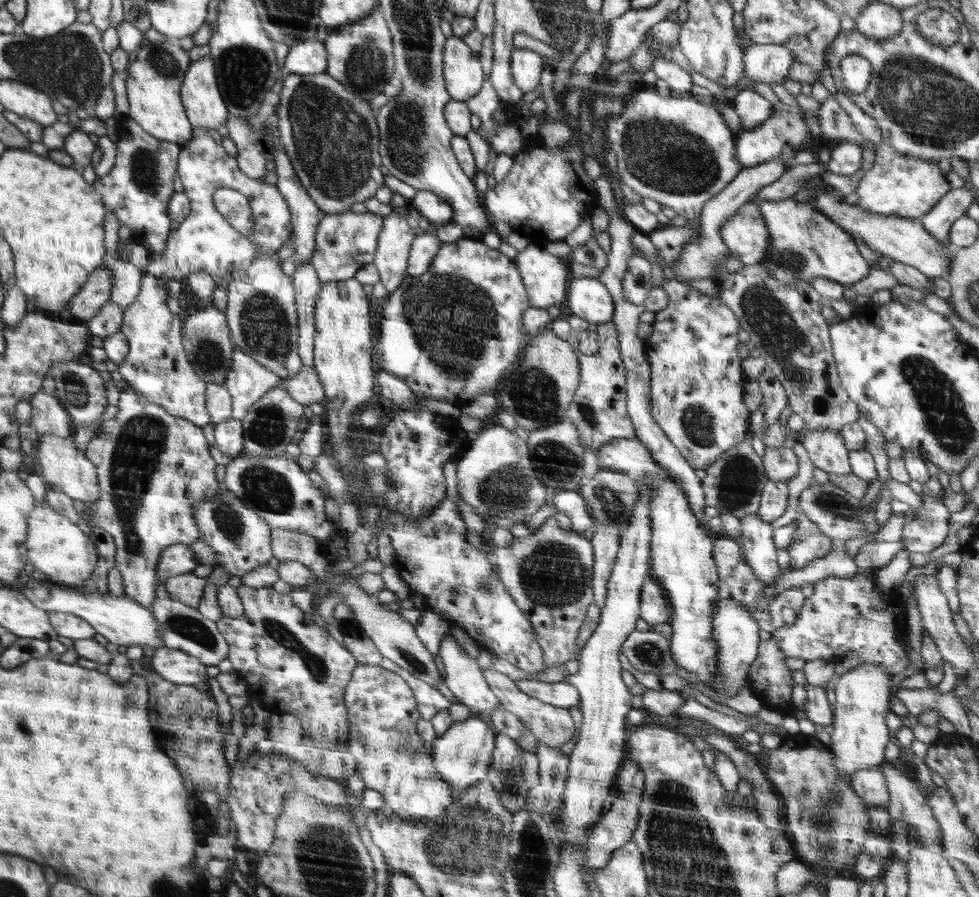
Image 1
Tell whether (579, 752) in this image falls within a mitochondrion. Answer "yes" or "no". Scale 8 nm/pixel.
no

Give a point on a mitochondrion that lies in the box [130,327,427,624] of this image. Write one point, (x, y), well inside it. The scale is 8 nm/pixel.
(271, 491)

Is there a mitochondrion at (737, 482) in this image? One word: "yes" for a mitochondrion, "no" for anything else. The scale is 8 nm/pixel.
yes

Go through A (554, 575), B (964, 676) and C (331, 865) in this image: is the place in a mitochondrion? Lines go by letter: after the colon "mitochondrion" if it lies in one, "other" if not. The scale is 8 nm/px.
A: mitochondrion
B: mitochondrion
C: mitochondrion

